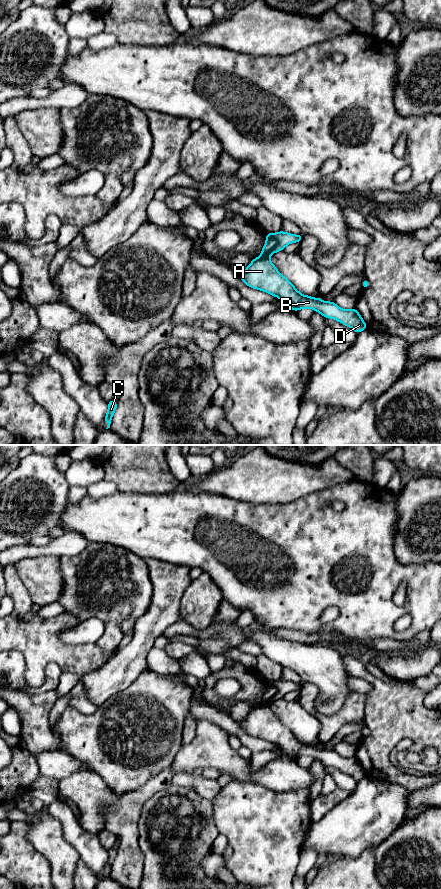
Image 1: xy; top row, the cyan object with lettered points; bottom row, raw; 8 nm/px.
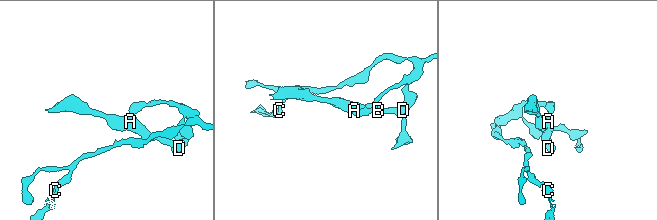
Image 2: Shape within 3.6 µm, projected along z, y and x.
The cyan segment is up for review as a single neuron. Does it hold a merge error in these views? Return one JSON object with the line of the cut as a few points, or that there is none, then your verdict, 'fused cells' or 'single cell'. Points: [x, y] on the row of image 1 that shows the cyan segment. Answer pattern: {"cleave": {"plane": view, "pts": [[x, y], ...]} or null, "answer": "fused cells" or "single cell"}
{"cleave": {"plane": "xy", "pts": [[260, 255], [268, 257]]}, "answer": "fused cells"}

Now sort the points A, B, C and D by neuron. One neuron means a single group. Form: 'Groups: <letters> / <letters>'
Groups: A B D / C

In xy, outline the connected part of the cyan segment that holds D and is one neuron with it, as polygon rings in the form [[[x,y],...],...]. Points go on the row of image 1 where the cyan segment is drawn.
[[[260,256],[253,259],[249,266],[237,276],[249,287],[278,297],[294,311],[311,308],[325,318],[335,319],[352,328],[356,333],[367,328],[355,308],[344,310],[338,307],[334,301],[325,302],[321,298],[302,295],[287,278],[279,273],[269,257]]]

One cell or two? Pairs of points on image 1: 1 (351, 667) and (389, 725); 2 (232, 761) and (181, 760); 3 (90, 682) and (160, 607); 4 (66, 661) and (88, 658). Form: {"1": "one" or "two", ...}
{"1": "one", "2": "one", "3": "one", "4": "one"}

